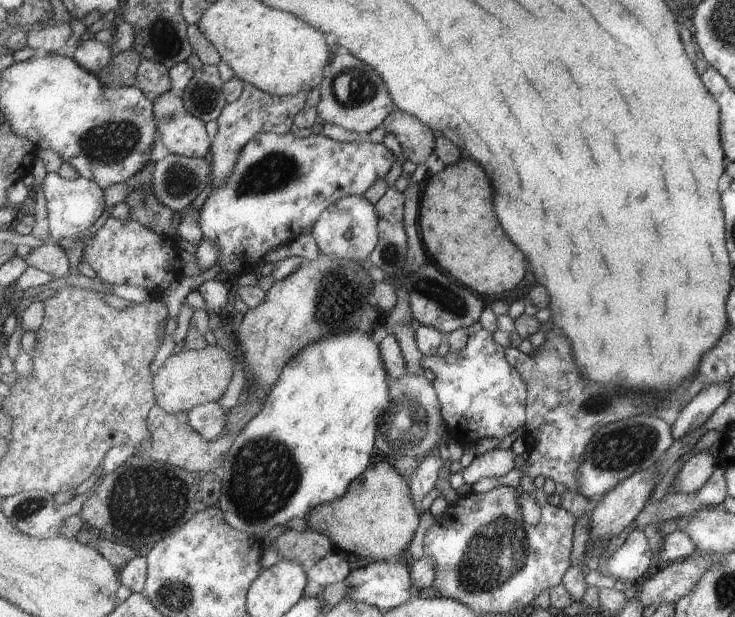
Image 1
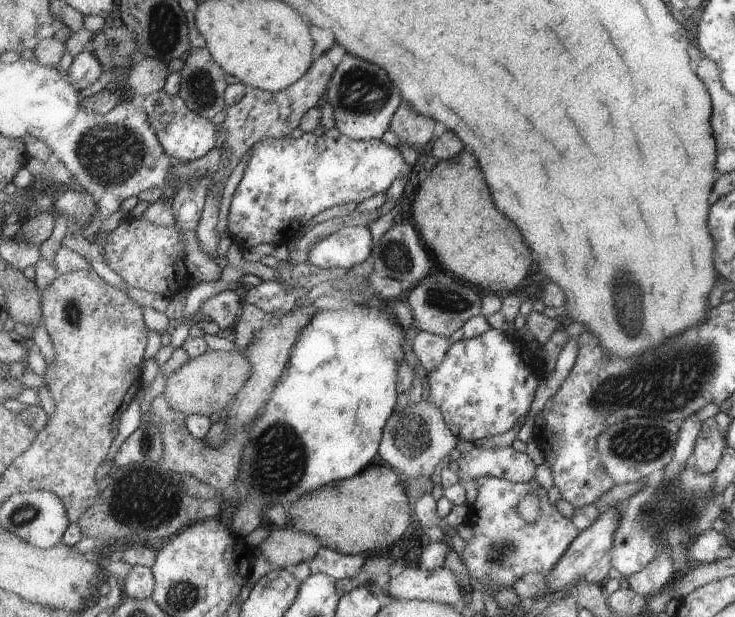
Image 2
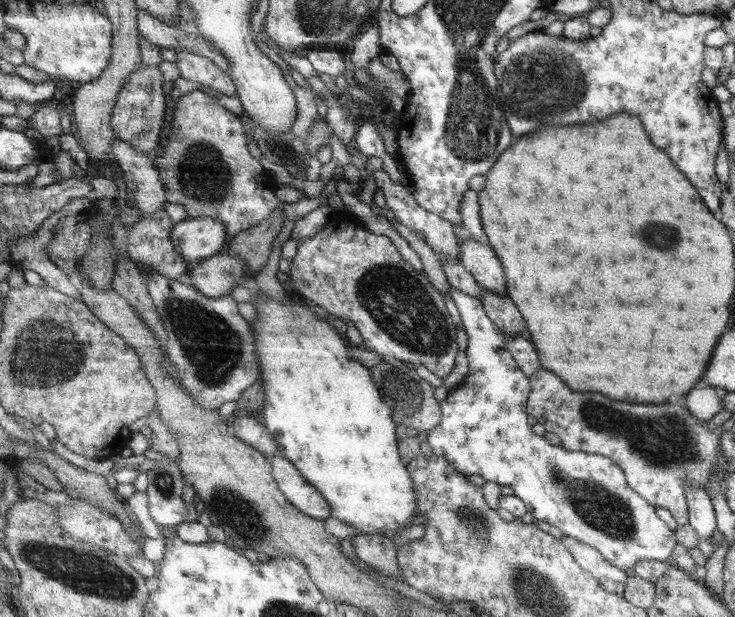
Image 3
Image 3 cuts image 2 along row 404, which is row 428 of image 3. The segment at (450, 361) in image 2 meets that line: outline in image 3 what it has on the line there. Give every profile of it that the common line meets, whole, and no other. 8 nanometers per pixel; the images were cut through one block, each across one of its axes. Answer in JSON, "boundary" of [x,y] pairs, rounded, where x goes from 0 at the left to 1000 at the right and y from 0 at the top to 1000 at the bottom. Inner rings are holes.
{"boundary":[[[612,465],[612,483],[624,502],[629,532],[635,538],[639,605],[626,629],[611,635],[599,652],[601,684],[582,703],[580,715],[592,736],[604,739],[627,768],[652,768],[660,780],[695,788],[699,801],[714,812],[718,830],[729,843],[744,846],[763,859],[766,869],[785,872],[816,893],[823,906],[848,925],[861,927],[878,908],[909,911],[921,887],[918,859],[897,836],[894,822],[856,788],[850,763],[834,744],[816,736],[771,729],[732,707],[720,687],[718,648],[724,637],[720,609],[703,593],[698,572],[690,564],[688,545],[664,511],[654,485]]]}

